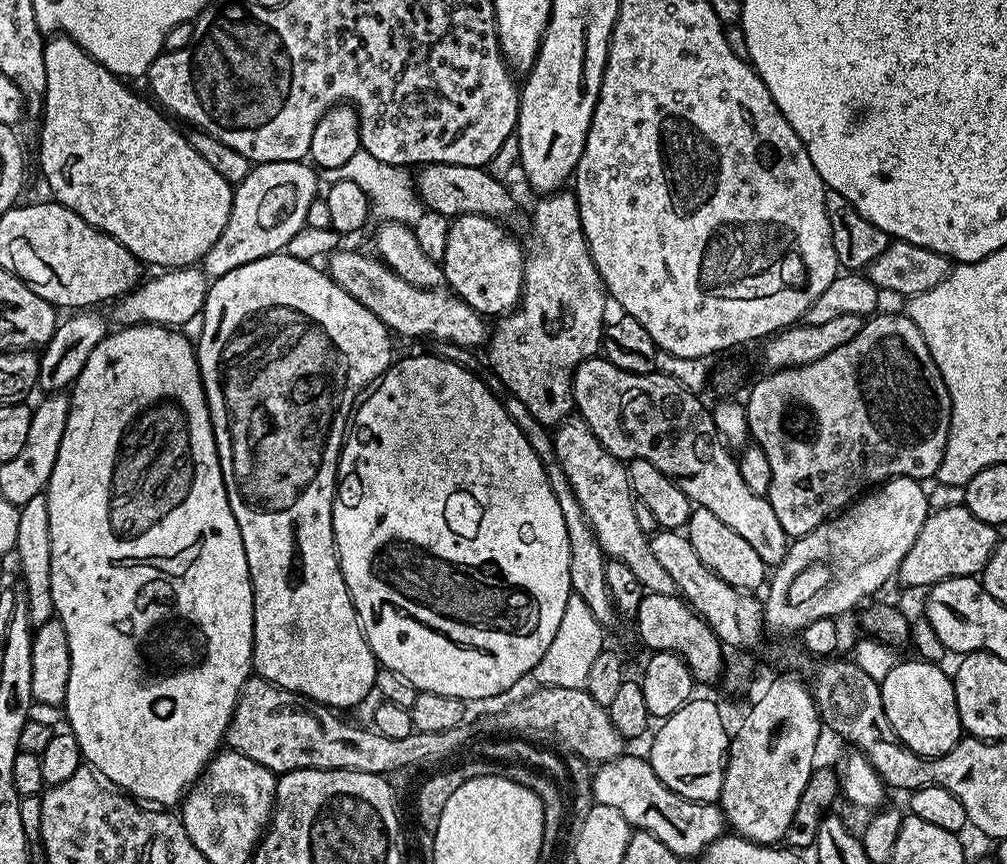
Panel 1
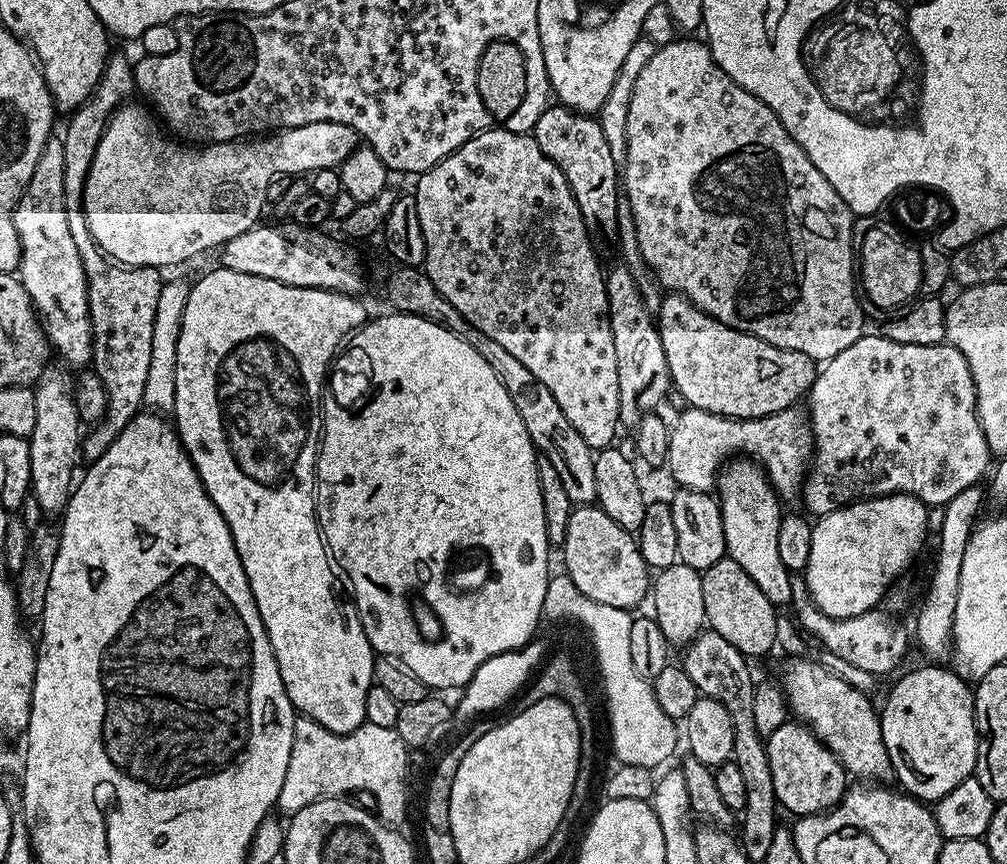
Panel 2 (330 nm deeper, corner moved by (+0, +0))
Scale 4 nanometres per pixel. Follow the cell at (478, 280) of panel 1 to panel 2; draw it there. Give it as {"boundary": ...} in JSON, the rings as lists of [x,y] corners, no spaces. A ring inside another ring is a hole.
{"boundary":[[[487,128],[485,132],[478,133],[470,138],[458,150],[451,152],[445,160],[438,162],[429,172],[419,173],[414,189],[418,218],[422,221],[422,238],[426,238],[426,254],[424,255],[423,271],[428,273],[430,282],[438,286],[442,298],[466,318],[486,338],[494,338],[505,350],[510,350],[550,394],[554,394],[554,402],[562,406],[562,414],[570,421],[570,426],[582,434],[582,438],[594,450],[607,448],[613,443],[616,428],[620,424],[620,403],[618,402],[618,358],[614,354],[614,334],[610,330],[608,317],[607,286],[605,284],[605,269],[600,269],[596,261],[596,252],[592,249],[593,237],[584,225],[578,202],[558,166],[542,154],[535,135],[526,132],[511,132],[505,128]]]}

